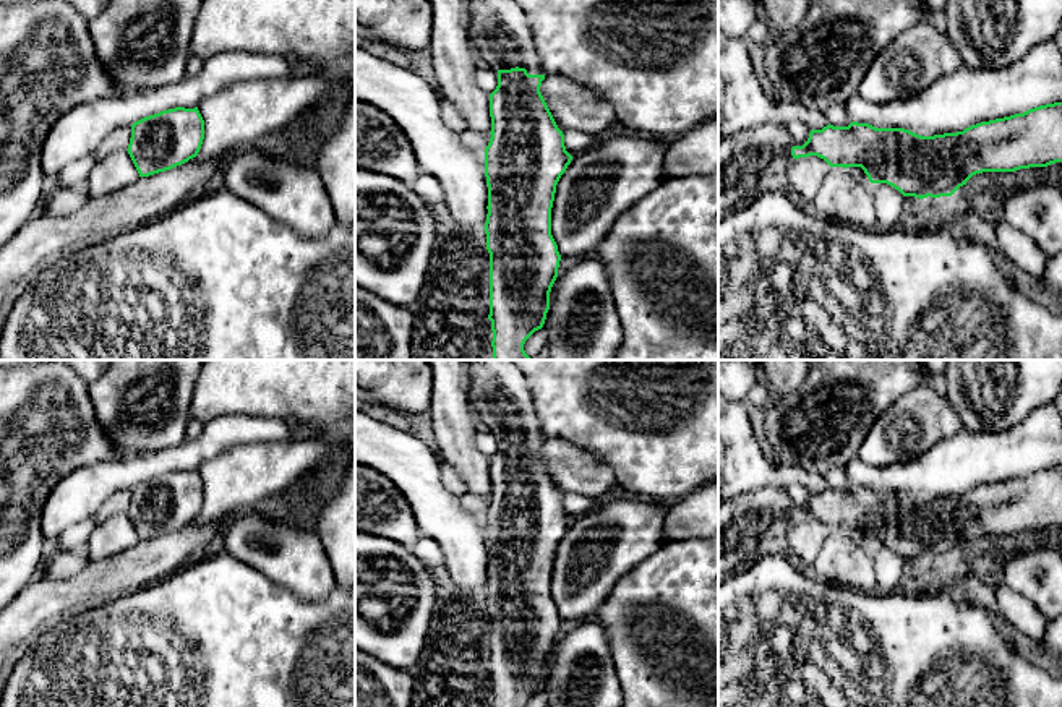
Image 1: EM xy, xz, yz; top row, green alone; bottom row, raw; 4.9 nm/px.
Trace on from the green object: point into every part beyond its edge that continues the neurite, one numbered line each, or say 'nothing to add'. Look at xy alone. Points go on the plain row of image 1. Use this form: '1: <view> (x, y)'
1: xy (115, 534)

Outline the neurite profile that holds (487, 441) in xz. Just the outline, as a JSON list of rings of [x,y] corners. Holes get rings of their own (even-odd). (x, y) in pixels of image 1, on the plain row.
[[[490,430],[480,431],[475,436],[475,446],[480,452],[491,457],[498,449],[498,435]]]

